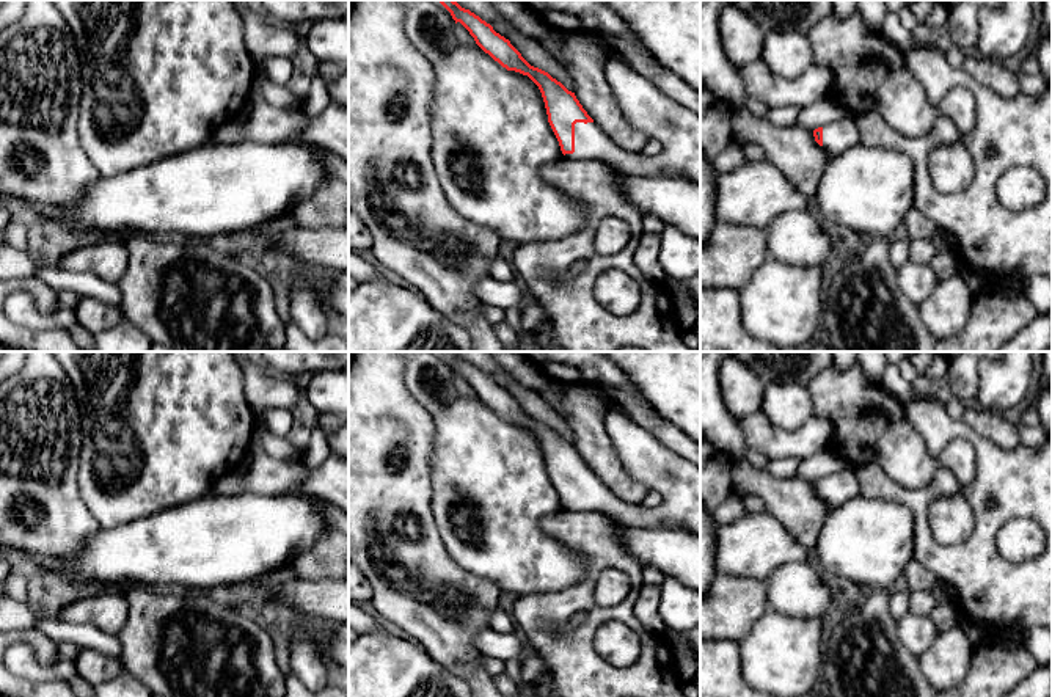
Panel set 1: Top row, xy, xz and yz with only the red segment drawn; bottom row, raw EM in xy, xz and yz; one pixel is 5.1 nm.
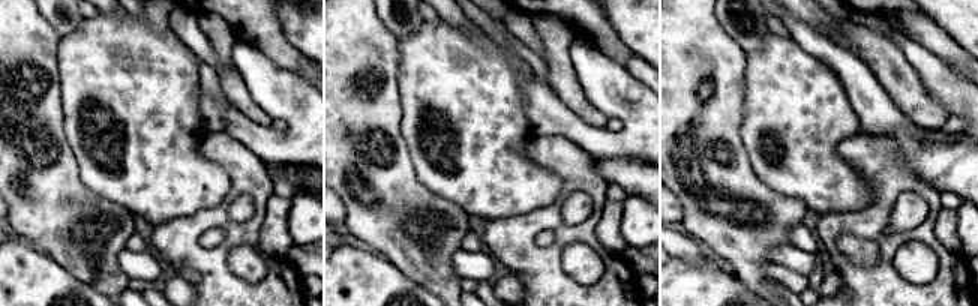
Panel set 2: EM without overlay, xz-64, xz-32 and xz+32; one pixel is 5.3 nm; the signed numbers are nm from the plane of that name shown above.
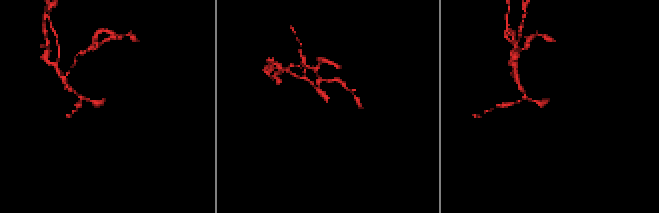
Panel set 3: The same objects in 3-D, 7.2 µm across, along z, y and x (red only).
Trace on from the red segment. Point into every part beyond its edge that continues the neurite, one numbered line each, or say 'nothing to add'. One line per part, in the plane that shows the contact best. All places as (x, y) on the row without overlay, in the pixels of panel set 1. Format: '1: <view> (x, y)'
1: xz (646, 459)

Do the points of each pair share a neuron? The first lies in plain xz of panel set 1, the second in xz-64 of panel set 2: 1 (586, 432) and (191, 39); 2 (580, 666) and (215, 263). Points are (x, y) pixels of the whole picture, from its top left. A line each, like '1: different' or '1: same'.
1: different
2: same

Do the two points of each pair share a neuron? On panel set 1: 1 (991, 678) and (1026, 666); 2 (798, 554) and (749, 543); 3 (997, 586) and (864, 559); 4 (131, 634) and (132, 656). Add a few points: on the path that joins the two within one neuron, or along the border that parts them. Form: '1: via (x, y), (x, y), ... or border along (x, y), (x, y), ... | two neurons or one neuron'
1: via (999, 671), (1018, 666) | one neuron
2: via (785, 548), (762, 545) | one neuron
3: border along (914, 520), (914, 553), (911, 556) | two neurons
4: via (132, 639), (132, 652) | one neuron

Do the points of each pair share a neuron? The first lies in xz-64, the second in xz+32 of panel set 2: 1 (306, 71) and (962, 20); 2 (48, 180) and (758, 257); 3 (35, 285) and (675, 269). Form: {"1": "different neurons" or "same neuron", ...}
{"1": "different neurons", "2": "same neuron", "3": "same neuron"}

